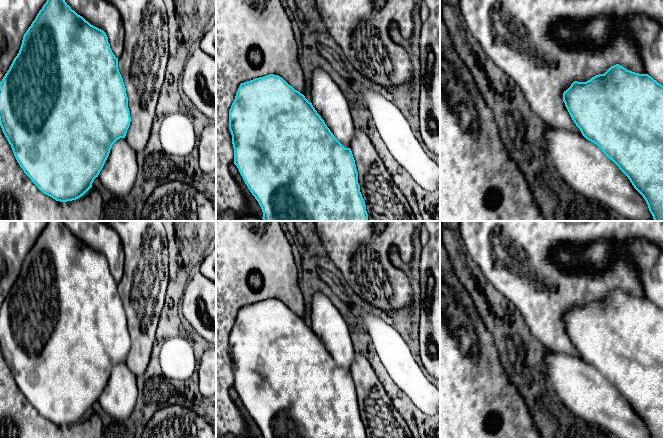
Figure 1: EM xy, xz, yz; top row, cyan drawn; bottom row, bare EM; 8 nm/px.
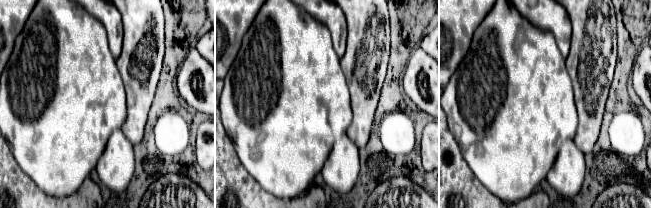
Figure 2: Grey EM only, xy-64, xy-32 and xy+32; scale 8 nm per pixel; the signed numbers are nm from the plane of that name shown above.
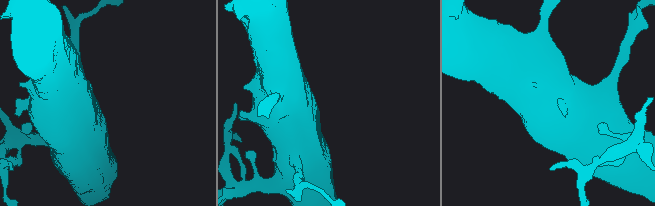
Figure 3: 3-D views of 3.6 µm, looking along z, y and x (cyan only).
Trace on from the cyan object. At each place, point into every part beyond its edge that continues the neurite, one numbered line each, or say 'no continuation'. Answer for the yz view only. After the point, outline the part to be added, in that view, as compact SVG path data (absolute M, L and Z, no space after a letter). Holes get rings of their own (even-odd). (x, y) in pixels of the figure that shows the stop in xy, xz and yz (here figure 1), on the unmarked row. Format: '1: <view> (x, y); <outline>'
no continuation

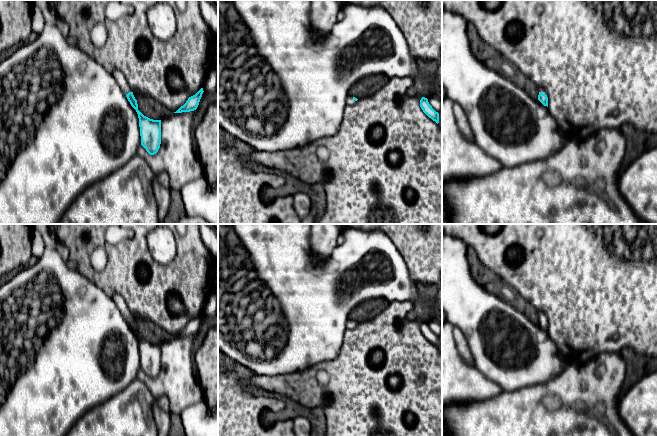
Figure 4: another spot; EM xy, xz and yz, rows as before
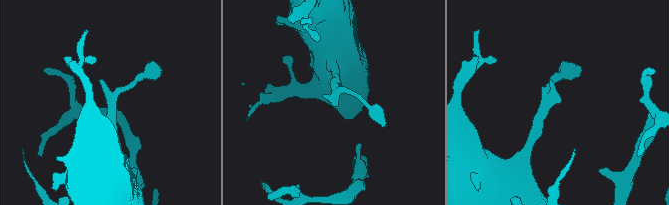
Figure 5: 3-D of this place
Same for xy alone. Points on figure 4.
1: xy (118, 299); M114 294L112 299L114 300L115 304L117 305L117 307L119 308L122 316L126 319L129 316L133 316L133 314L131 313L131 311L129 310L125 300L123 299L123 297L119 294Z

